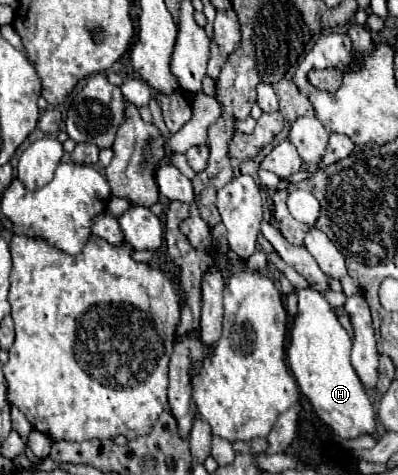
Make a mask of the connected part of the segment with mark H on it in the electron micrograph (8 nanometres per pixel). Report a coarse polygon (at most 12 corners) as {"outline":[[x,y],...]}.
{"outline":[[299,289],[287,365],[341,439],[377,431],[323,293]]}

